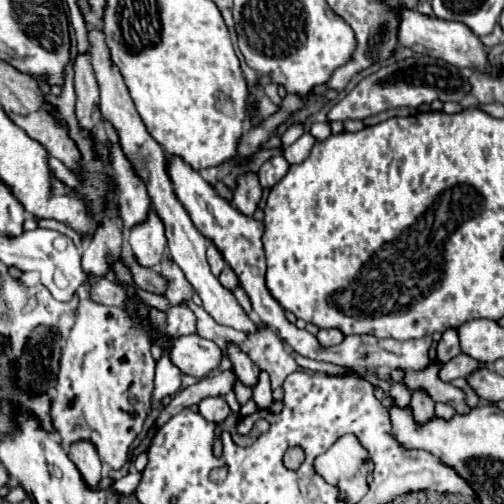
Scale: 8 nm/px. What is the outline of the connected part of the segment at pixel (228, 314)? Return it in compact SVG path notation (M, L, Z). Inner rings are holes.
M91 29L87 31L87 37L89 37L89 53L91 53L91 65L93 65L93 71L95 71L95 79L99 83L99 93L101 93L101 113L103 113L103 119L113 123L113 127L117 129L119 133L119 139L121 139L121 147L123 147L123 153L129 157L129 161L133 163L135 171L139 173L139 177L145 181L147 185L147 193L151 197L151 203L153 203L153 209L157 211L157 215L163 219L165 223L165 235L167 235L167 241L169 241L169 253L173 257L173 261L181 267L181 271L185 273L187 281L193 285L195 293L201 297L203 301L203 309L221 325L227 325L227 327L233 327L233 329L239 329L239 331L245 331L245 333L253 333L259 329L259 325L255 321L249 319L249 315L243 311L243 307L237 303L235 295L225 289L219 279L211 273L209 269L209 263L205 259L205 249L207 249L207 239L197 231L197 227L193 225L189 213L185 211L185 207L177 201L177 197L173 197L173 185L169 185L169 175L165 173L165 153L161 149L161 145L149 135L149 131L145 129L135 105L133 105L133 99L129 97L129 91L123 83L123 77L121 77L121 71L117 69L117 65L113 65L111 57L109 57L109 47L105 43L105 35L101 29Z

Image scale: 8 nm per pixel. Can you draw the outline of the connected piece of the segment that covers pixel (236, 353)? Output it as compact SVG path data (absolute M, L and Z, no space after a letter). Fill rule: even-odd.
M229 343L229 359L233 361L233 371L237 379L247 387L255 387L261 369L257 369L257 365L253 365L253 361L249 361L249 357L245 357L245 353L241 353L239 347L233 343Z

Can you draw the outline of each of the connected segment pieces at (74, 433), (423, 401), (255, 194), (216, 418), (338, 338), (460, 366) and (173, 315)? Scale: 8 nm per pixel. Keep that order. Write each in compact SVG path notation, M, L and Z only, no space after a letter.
M83 283L77 289L79 307L75 325L69 331L61 369L57 377L57 399L51 405L51 421L55 433L59 435L59 443L67 449L71 443L81 439L91 439L99 451L103 463L111 469L121 469L127 463L127 453L131 443L143 429L145 417L151 411L151 393L153 393L153 365L155 359L151 357L151 343L147 333L133 325L131 317L117 307L107 307L95 303L91 299L91 285Z
M415 389L415 393L411 395L411 409L417 421L429 421L429 417L435 415L433 399L423 389Z
M247 173L247 175L241 175L237 179L237 189L235 189L235 197L233 197L233 207L237 211L241 211L243 215L251 217L261 201L261 185L259 185L259 179L255 173Z
M207 397L199 403L199 413L213 423L221 423L227 419L227 415L231 413L229 405L225 403L223 397Z
M321 329L317 333L317 339L321 341L321 345L329 347L329 345L339 345L345 339L345 335L339 329Z
M463 353L453 357L453 361L449 361L447 367L443 367L443 375L439 375L443 381L451 381L455 377L465 377L465 373L471 373L473 369L479 369L479 367L485 367L483 363L477 363L473 361L471 357L465 357Z
M185 303L171 307L169 309L169 325L167 325L165 335L169 339L173 339L173 337L191 335L191 333L195 333L195 315L193 315L193 311Z

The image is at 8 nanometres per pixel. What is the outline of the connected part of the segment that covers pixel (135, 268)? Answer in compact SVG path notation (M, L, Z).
M131 257L125 259L125 265L129 267L129 273L133 277L133 283L139 287L139 289L145 289L149 293L157 293L157 295L163 295L165 293L165 287L167 287L167 281L155 273L153 269L149 267L143 267L139 265L137 261L133 261Z

